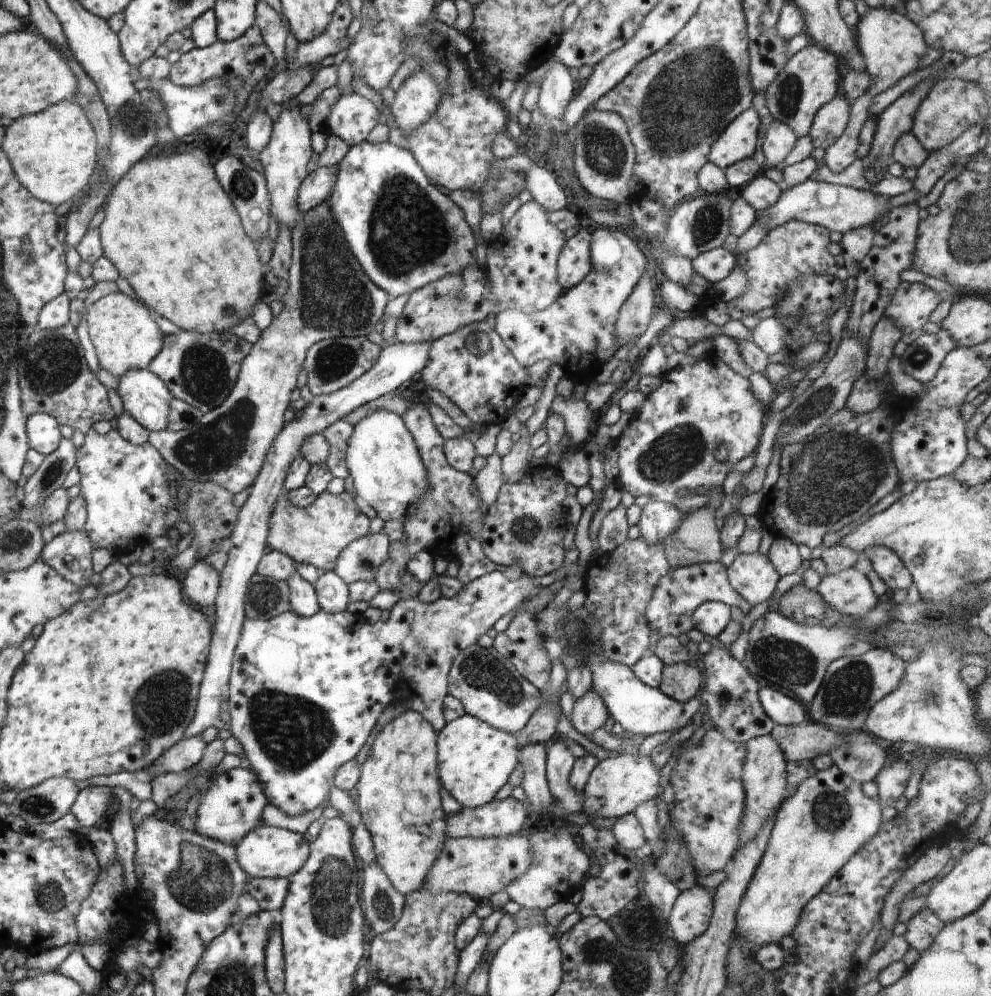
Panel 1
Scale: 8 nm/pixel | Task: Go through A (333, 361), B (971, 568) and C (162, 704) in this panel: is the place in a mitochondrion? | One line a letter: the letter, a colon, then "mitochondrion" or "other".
A: mitochondrion
B: mitochondrion
C: mitochondrion

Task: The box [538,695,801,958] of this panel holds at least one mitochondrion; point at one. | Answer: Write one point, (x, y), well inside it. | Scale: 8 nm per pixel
(637, 940)

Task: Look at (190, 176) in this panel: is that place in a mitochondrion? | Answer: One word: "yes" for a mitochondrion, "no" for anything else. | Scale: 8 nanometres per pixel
no

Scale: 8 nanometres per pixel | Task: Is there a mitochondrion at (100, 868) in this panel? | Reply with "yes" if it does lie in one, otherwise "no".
no

